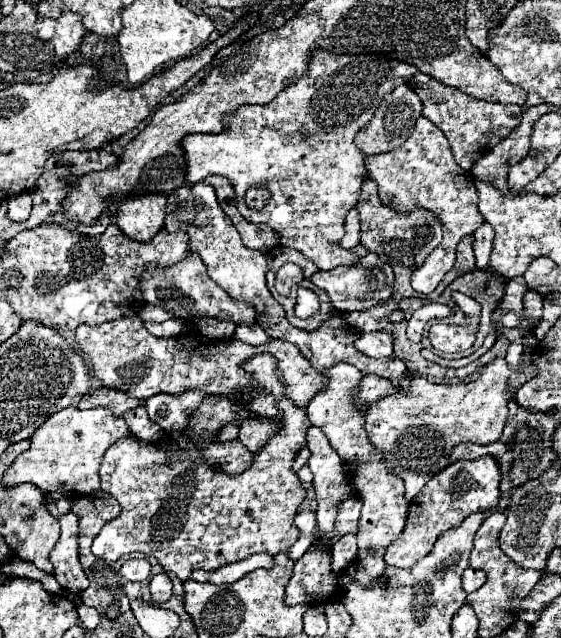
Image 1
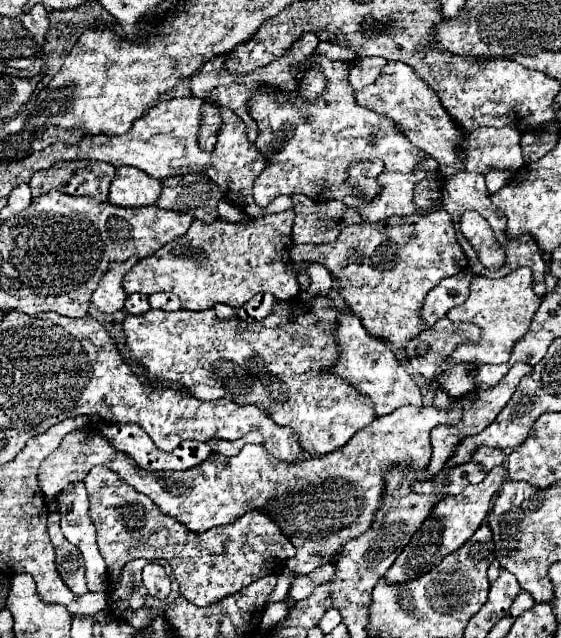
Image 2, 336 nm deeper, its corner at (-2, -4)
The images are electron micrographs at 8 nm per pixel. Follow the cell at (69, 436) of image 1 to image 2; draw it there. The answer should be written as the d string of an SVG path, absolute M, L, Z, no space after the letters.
M452 400L448 410L436 410L434 406L402 406L356 432L352 442L344 448L324 456L284 464L264 446L246 444L238 456L228 458L212 452L208 462L202 462L192 470L168 472L168 480L162 480L162 474L136 468L128 454L114 450L96 428L86 426L66 434L60 446L40 464L38 486L46 498L54 498L68 484L84 480L94 466L102 464L112 468L120 480L146 494L162 514L176 518L190 532L206 532L214 526L238 520L244 512L260 510L280 526L282 534L296 548L296 556L286 562L288 570L294 574L308 574L318 566L334 562L334 554L344 542L358 538L370 528L374 512L382 504L384 474L388 466L406 464L406 474L426 468L432 454L430 430L438 424L456 424L458 420L458 400Z

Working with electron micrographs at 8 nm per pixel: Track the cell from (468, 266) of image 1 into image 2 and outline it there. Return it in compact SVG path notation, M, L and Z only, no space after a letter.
M444 208L428 212L428 214L412 214L408 218L387 218L382 222L364 222L364 224L354 224L348 226L340 232L338 240L332 244L322 244L322 246L308 246L308 244L296 244L290 250L290 260L294 266L302 262L320 262L324 268L334 276L336 280L336 290L344 298L346 306L364 322L364 328L368 334L390 342L394 348L404 350L408 342L418 336L424 326L422 326L422 304L426 294L444 278L454 276L462 270L468 268L466 254L462 252L456 232L454 232L454 222L448 218L448 212Z

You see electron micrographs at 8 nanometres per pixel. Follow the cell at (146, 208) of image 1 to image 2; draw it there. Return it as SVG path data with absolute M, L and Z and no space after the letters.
M122 166L114 174L108 200L116 206L140 208L154 204L160 196L160 190L162 190L160 180L154 180L152 176L138 168Z

